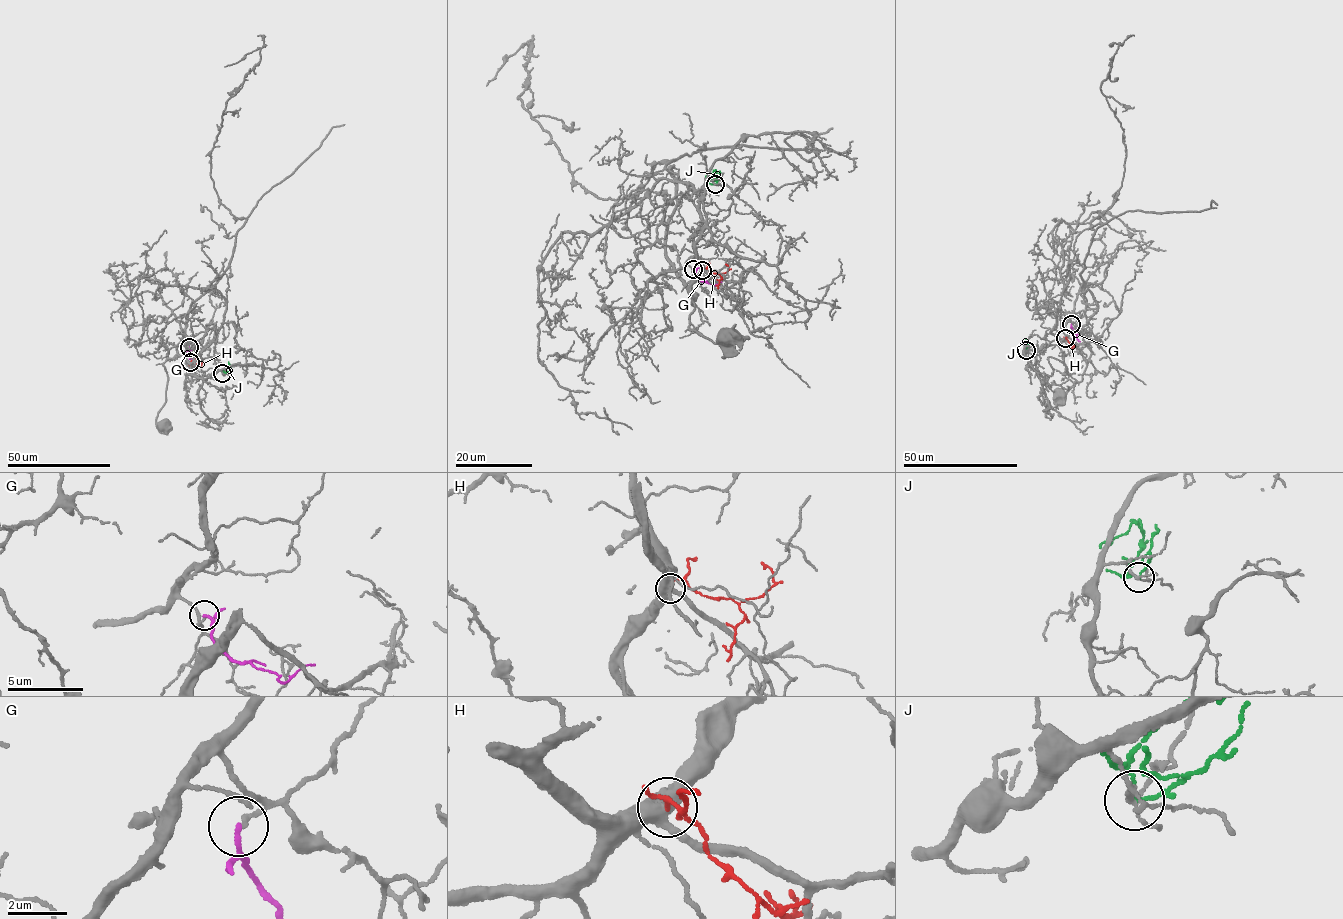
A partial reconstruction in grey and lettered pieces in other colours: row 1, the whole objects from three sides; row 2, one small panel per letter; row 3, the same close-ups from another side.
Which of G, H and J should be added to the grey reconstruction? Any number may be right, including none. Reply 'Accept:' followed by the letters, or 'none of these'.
Accept: none of these

